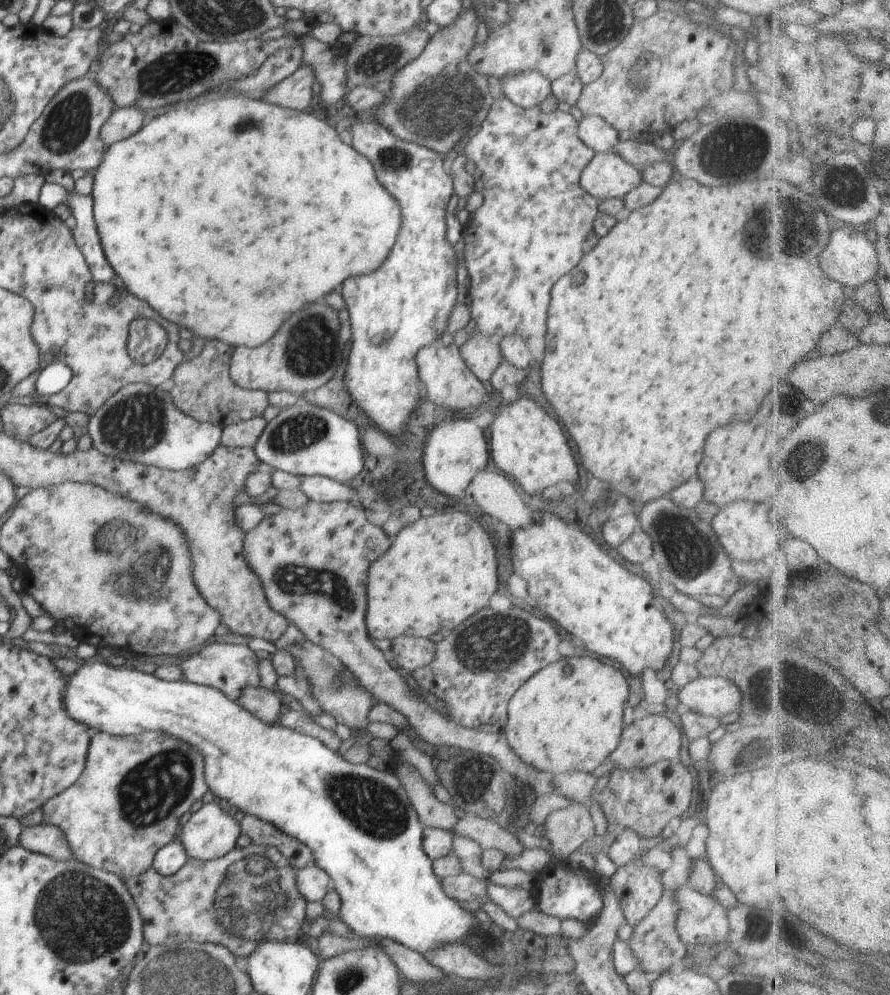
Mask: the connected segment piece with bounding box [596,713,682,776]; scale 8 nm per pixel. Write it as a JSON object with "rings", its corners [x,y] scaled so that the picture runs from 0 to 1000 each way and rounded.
{"rings":[[[720,717],[710,729],[700,733],[696,751],[670,774],[670,780],[681,779],[688,768],[700,774],[710,770],[726,772],[740,764],[761,765],[764,754],[766,754],[764,733],[749,720]]]}

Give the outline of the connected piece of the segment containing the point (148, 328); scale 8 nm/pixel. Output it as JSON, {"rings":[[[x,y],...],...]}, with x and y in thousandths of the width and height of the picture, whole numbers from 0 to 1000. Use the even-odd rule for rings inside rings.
{"rings":[[[149,320],[145,327],[143,353],[157,367],[178,362],[188,349],[189,337],[183,328],[171,321]]]}

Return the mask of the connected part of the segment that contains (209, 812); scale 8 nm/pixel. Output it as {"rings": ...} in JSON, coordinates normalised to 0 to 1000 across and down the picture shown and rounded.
{"rings":[[[245,807],[228,808],[200,836],[209,858],[216,863],[237,865],[265,851],[271,829],[261,817],[251,816]]]}

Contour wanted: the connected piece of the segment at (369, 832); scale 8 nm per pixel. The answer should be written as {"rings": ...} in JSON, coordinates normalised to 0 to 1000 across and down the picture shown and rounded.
{"rings":[[[117,665],[94,666],[81,680],[75,680],[75,692],[73,695],[73,709],[78,719],[88,726],[99,729],[102,736],[117,735],[130,740],[153,740],[166,735],[179,735],[184,739],[192,740],[198,744],[211,747],[218,754],[222,754],[229,762],[229,776],[231,776],[231,788],[244,804],[254,804],[262,814],[270,813],[275,820],[281,819],[299,826],[330,841],[343,848],[349,855],[352,867],[357,872],[365,874],[372,882],[373,892],[379,896],[383,905],[381,923],[396,934],[402,942],[429,942],[440,944],[461,955],[475,960],[479,956],[498,952],[500,949],[520,948],[527,935],[536,928],[534,919],[519,915],[515,907],[508,905],[497,892],[496,885],[487,875],[487,864],[476,856],[474,850],[475,829],[470,824],[467,815],[456,798],[449,783],[440,776],[425,775],[411,768],[397,768],[388,764],[384,759],[366,751],[357,742],[338,738],[329,733],[321,732],[312,727],[301,728],[294,726],[288,719],[281,718],[265,705],[255,701],[247,693],[228,687],[211,684],[188,684],[179,682],[173,676],[164,676],[155,672],[144,673],[140,670],[126,670]]]}

